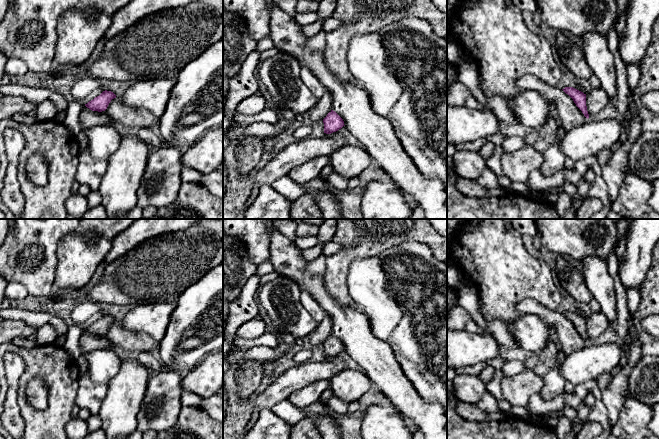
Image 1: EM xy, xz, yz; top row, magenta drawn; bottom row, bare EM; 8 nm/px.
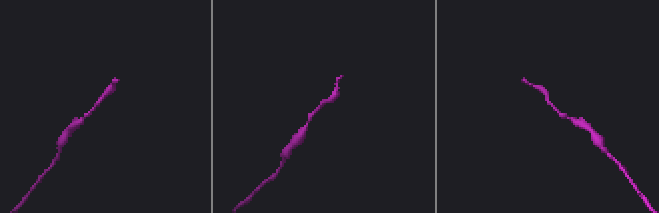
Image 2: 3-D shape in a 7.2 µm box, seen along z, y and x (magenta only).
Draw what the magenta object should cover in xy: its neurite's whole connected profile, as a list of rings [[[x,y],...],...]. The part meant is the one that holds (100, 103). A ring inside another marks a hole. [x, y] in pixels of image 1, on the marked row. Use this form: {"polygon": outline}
{"polygon": [[[103,91],[99,96],[89,101],[85,106],[92,111],[102,112],[105,111],[112,99],[116,98],[116,95],[111,91]]]}

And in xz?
{"polygon": [[[331,110],[327,116],[323,119],[324,133],[331,134],[338,131],[344,125],[343,119],[333,110]]]}

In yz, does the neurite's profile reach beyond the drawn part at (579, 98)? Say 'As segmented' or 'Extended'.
As segmented

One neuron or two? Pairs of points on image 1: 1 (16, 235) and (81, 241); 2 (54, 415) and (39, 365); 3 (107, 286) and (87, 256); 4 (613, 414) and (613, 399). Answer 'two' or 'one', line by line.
1: two
2: one
3: two
4: one

